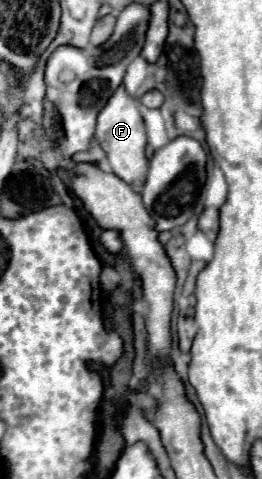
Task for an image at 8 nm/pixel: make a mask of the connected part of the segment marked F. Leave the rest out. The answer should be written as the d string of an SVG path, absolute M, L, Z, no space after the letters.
M120 86L108 104L98 114L96 124L96 138L102 146L102 150L108 156L108 162L112 166L112 172L122 178L128 184L142 184L146 172L148 172L148 160L146 160L146 126L138 112L138 102L126 92L124 86Z

